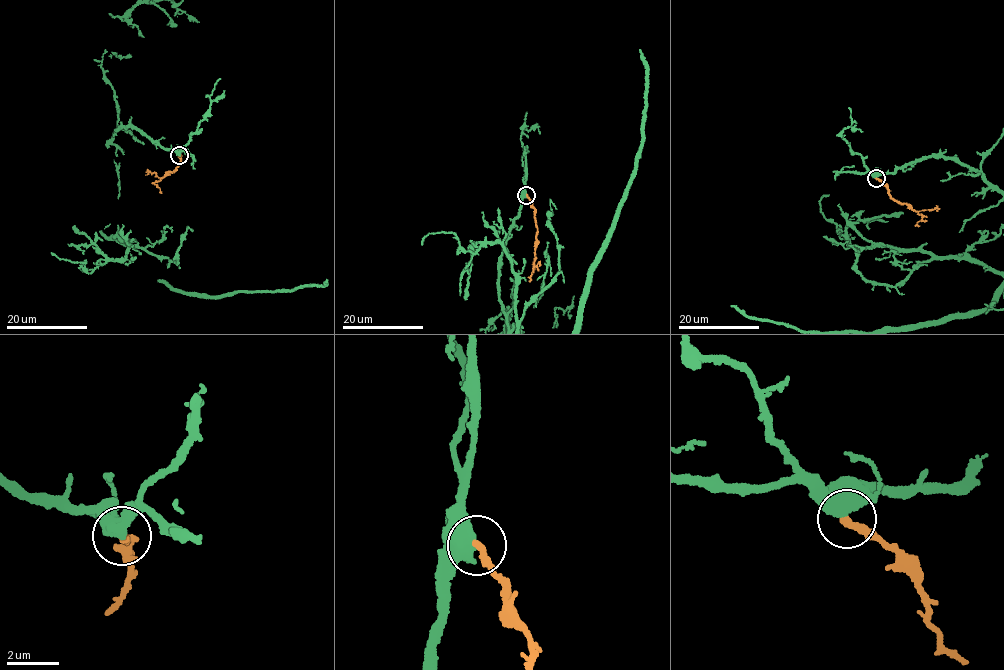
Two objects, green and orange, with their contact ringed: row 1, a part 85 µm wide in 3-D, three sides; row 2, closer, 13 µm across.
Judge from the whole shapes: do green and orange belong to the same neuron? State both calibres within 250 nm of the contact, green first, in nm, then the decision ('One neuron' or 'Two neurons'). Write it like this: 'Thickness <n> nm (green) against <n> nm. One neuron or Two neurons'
Thickness 480 nm (green) against 280 nm. One neuron

